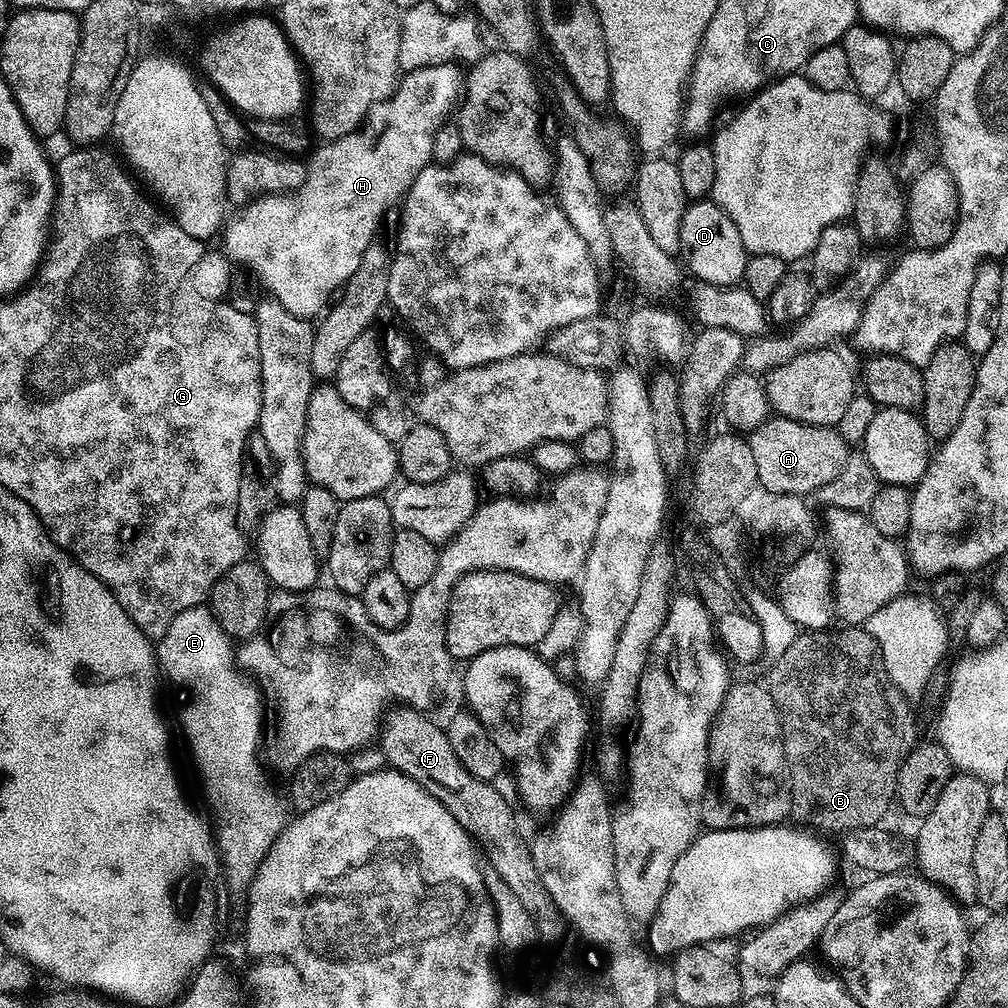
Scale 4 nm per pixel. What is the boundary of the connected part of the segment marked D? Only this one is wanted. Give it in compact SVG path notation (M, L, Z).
M705 198L691 201L682 214L679 255L684 256L685 266L699 283L736 286L744 279L750 253L742 242L742 234L738 234L738 226L734 226L715 200Z

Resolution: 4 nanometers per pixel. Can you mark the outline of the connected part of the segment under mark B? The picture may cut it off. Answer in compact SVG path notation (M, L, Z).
M840 626L837 632L828 632L832 630L808 630L805 634L797 634L794 642L786 646L786 650L781 656L775 657L771 661L772 669L768 672L766 687L768 693L774 698L776 709L780 712L780 732L784 735L784 760L788 764L788 782L792 785L792 816L795 817L801 825L809 826L813 824L821 833L840 832L847 834L855 832L858 828L874 828L881 823L880 820L888 812L888 807L894 804L896 800L896 779L900 763L908 753L909 748L913 747L916 734L916 726L912 722L912 708L909 697L894 686L886 666L882 662L882 650L878 642L868 633L864 626Z

